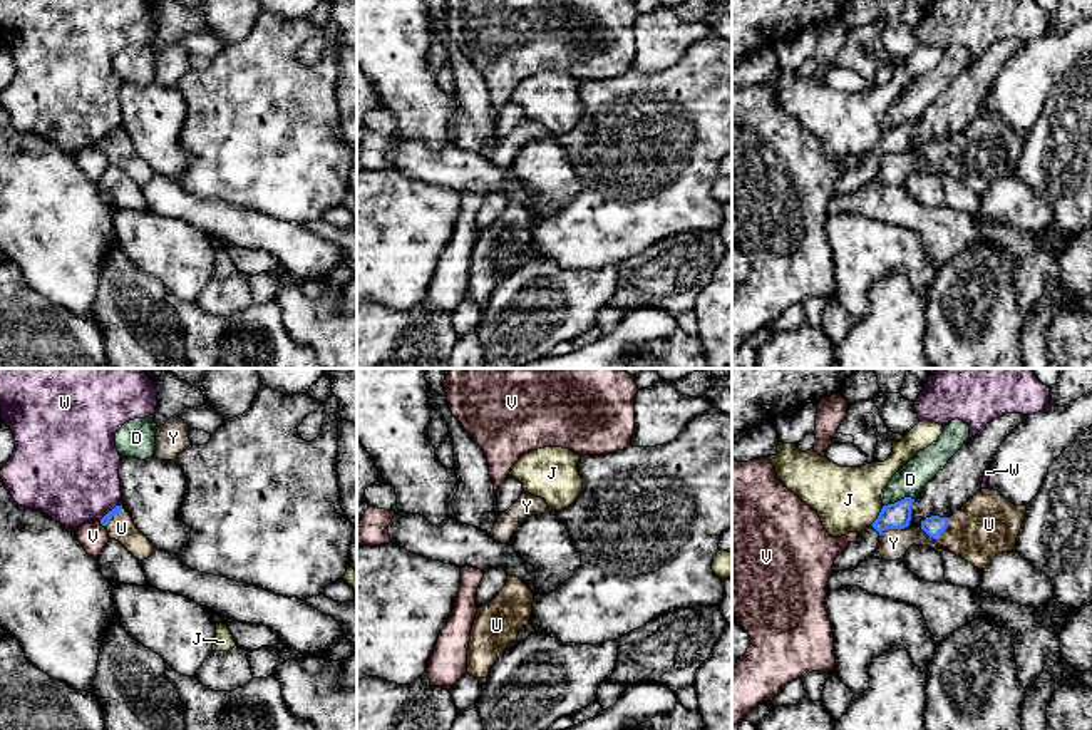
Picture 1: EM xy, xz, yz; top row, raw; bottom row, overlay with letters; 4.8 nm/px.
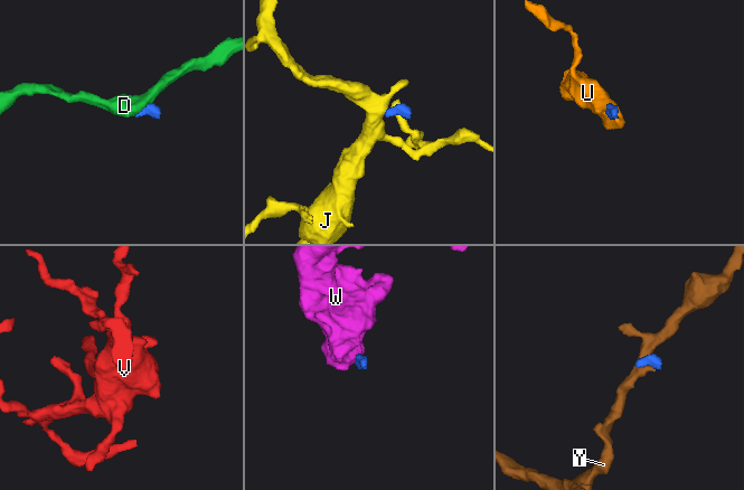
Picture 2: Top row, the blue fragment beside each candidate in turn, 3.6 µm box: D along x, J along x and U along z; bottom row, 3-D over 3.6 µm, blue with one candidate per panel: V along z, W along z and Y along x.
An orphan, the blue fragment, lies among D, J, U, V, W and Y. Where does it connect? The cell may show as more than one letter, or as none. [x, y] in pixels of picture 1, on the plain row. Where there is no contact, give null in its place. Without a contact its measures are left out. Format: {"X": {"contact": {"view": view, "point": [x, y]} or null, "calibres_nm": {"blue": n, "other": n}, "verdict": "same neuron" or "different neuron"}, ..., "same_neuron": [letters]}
{"D": {"contact": {"view": "yz", "point": [898, 126]}, "calibres_nm": {"blue": 130, "other": 150}, "verdict": "different neuron"}, "J": {"contact": {"view": "yz", "point": [878, 141]}, "calibres_nm": {"blue": 130, "other": 320}, "verdict": "different neuron"}, "U": {"contact": {"view": "xy", "point": [111, 143]}, "calibres_nm": {"blue": 50, "other": 130}, "verdict": "same neuron"}, "V": {"contact": {"view": "xy", "point": [101, 148]}, "calibres_nm": {"blue": 50, "other": 140}, "verdict": "different neuron"}, "W": {"contact": {"view": "xy", "point": [109, 136]}, "calibres_nm": {"blue": 50, "other": 440}, "verdict": "different neuron"}, "Y": {"contact": {"view": "yz", "point": [893, 153]}, "calibres_nm": {"blue": 130, "other": 140}, "verdict": "different neuron"}, "same_neuron": ["U"]}

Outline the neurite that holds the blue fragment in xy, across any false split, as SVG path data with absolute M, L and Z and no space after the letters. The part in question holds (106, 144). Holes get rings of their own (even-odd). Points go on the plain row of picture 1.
M122 131L109 136L100 149L107 154L109 162L119 166L136 184L147 184L156 174L152 167L136 152L132 142Z

